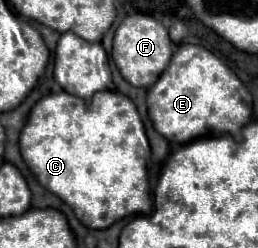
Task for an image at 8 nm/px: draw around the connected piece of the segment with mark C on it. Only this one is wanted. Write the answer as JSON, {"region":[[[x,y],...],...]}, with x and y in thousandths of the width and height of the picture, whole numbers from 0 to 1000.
{"region":[[[264,371],[171,387],[116,444],[109,492],[85,516],[78,621],[116,702],[155,734],[155,750],[240,798],[333,919],[403,927],[488,871],[589,855],[566,673],[581,629],[574,556],[558,540],[558,500],[527,427],[496,387],[465,371],[372,371],[349,427],[318,395],[271,387]]]}

